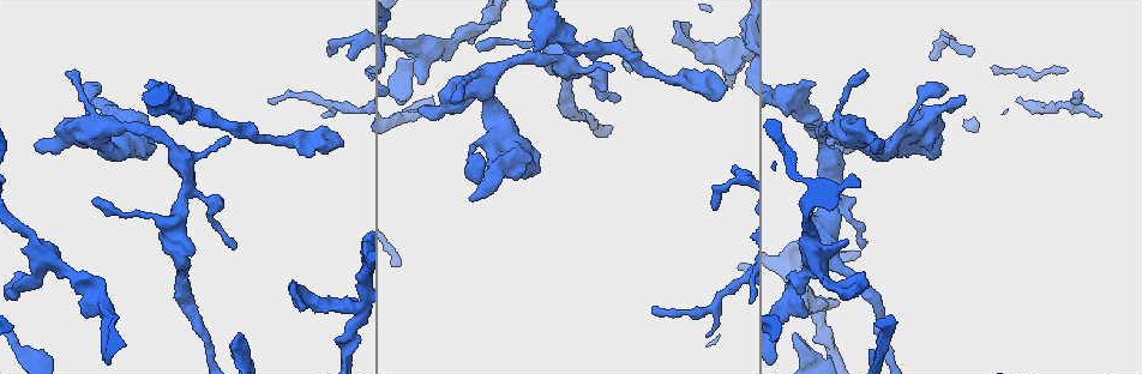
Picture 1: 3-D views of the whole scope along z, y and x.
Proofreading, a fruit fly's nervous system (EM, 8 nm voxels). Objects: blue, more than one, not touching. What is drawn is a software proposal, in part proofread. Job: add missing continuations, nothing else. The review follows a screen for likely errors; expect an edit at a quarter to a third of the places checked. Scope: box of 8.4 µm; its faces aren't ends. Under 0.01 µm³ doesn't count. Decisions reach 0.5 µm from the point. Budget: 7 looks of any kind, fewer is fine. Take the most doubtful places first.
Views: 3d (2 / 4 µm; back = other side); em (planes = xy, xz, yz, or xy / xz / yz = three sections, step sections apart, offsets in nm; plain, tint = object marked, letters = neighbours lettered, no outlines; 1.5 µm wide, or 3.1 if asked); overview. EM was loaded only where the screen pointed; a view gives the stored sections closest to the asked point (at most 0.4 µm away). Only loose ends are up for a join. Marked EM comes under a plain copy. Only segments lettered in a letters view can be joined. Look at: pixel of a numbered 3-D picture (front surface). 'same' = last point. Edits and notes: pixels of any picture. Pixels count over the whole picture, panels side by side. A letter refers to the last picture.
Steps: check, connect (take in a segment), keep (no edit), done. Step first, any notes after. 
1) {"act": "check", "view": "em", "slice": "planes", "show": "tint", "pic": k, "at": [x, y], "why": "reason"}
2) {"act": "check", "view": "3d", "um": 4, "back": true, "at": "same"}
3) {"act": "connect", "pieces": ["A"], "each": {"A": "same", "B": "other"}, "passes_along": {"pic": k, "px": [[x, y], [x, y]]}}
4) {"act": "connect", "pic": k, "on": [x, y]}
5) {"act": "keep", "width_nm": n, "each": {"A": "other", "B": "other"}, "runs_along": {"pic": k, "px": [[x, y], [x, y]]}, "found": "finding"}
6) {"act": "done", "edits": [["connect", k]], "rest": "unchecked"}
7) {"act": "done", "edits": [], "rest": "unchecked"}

{"act": "check", "view": "em", "slice": "xy", "step": 4, "show": "letters", "pic": 1, "at": [727, 87], "why": "free end"}

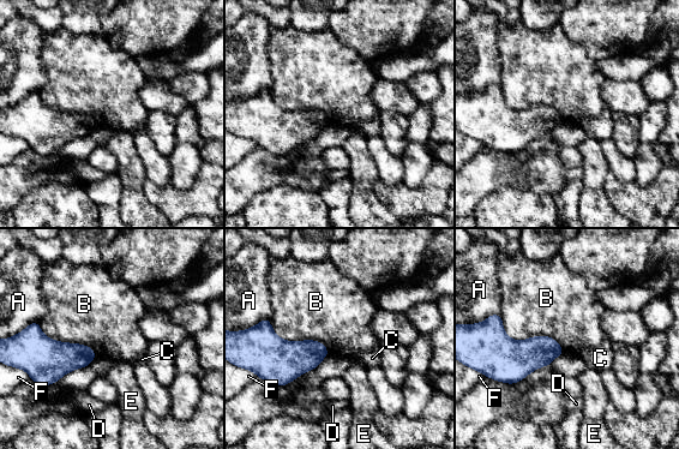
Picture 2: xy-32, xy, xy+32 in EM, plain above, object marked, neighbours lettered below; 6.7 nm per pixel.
{"act": "check", "view": "em", "slice": "planes", "show": "letters", "at": "same", "why": "cut it another way"}

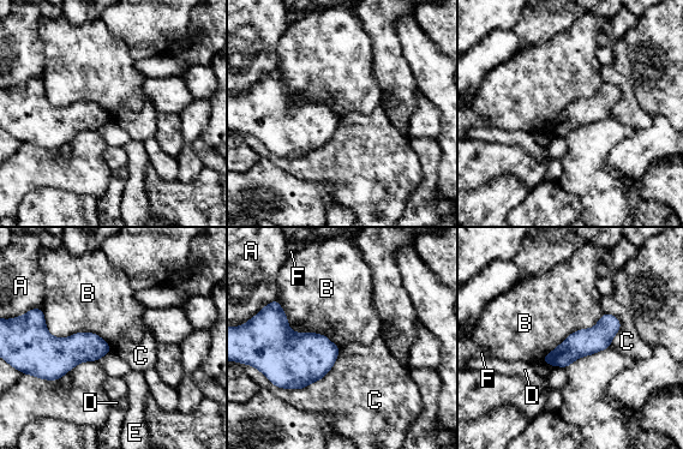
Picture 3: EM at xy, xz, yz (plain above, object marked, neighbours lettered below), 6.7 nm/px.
{"act": "keep", "longest_contact_nm": ["B", 550], "each": {"A": "other", "B": "other", "C": "other", "D": "other", "E": "other", "F": "other"}, "border": {"pic": 3, "px": [[41, 309], [52, 335], [112, 348]]}, "found": "none of them fits"}

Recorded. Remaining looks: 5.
{"act": "check", "view": "em", "slice": "xy", "step": 8, "show": "letters", "pic": 1, "at": [239, 336], "why": "an open end"}

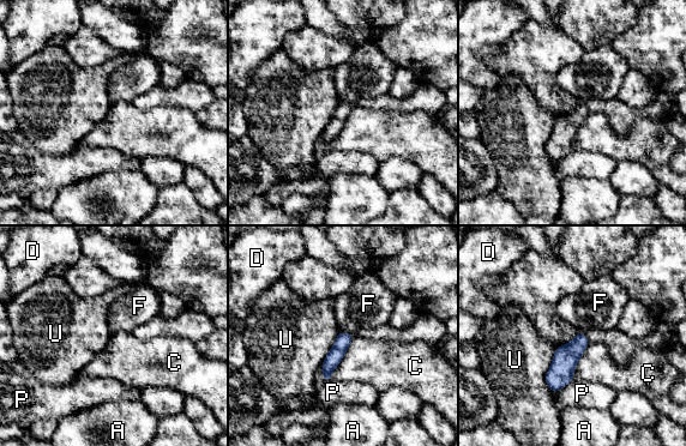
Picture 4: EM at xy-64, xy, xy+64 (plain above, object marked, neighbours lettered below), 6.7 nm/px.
{"act": "keep", "each": {"A": "other", "C": "other", "D": "other", "F": "other", "P": "other", "U": "other"}, "border": {"pic": 4, "px": [[354, 336], [331, 373], [332, 379]]}, "found": "no lettered segment goes on from it"}

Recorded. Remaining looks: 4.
{"act": "check", "view": "em", "slice": "planes", "show": "letters", "pic": 1, "at": [348, 56]}

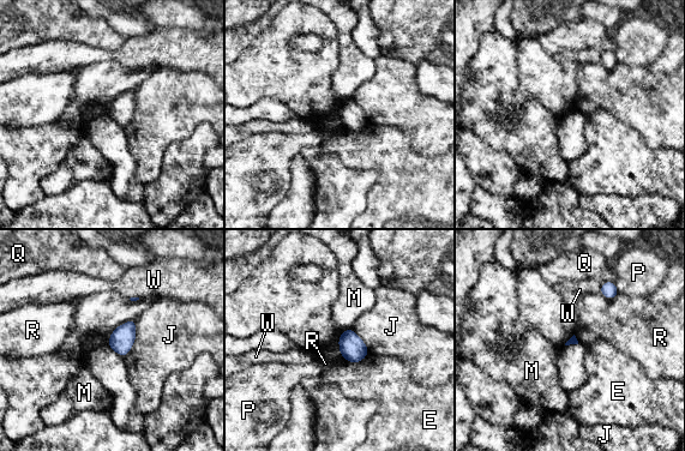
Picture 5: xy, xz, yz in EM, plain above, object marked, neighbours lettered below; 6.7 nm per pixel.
{"act": "keep", "longest_contact_nm": ["J", 260], "each": {"E": "other", "J": "other", "M": "other", "P": "other", "Q": "other", "R": "other", "W": "other"}, "border": {"pic": 5, "px": [[618, 292], [612, 298], [600, 293]]}, "found": "no lettered segment goes on from it"}

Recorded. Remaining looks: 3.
{"act": "done", "edits": [], "rest": "unchecked"}

